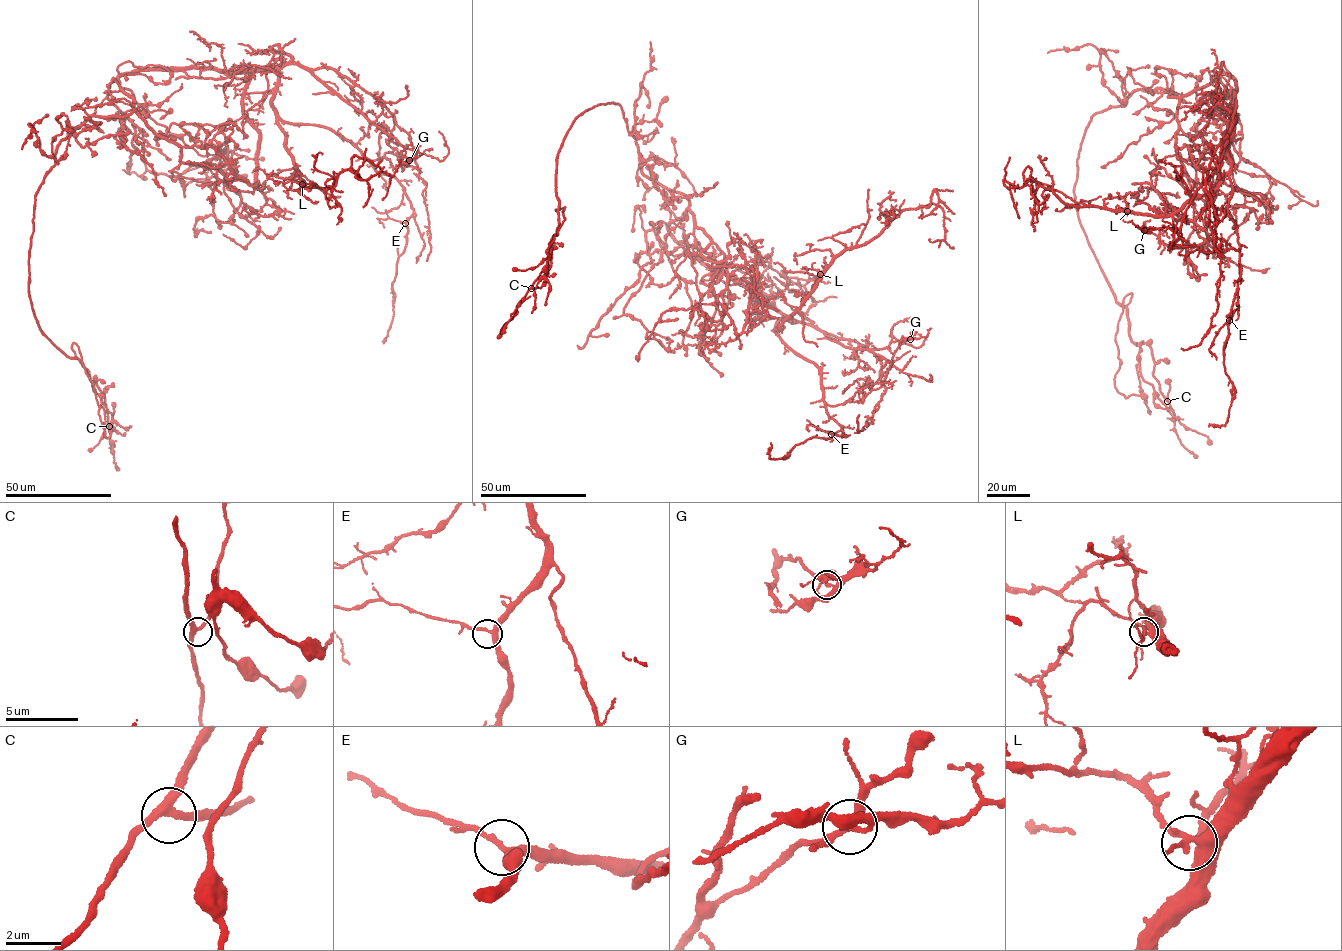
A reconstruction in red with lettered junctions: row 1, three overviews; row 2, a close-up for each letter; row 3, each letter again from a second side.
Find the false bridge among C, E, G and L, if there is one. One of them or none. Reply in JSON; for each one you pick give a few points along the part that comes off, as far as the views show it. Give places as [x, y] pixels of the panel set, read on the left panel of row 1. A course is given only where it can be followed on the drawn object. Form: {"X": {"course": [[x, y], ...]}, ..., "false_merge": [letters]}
{"false_merge": ["G"]}

